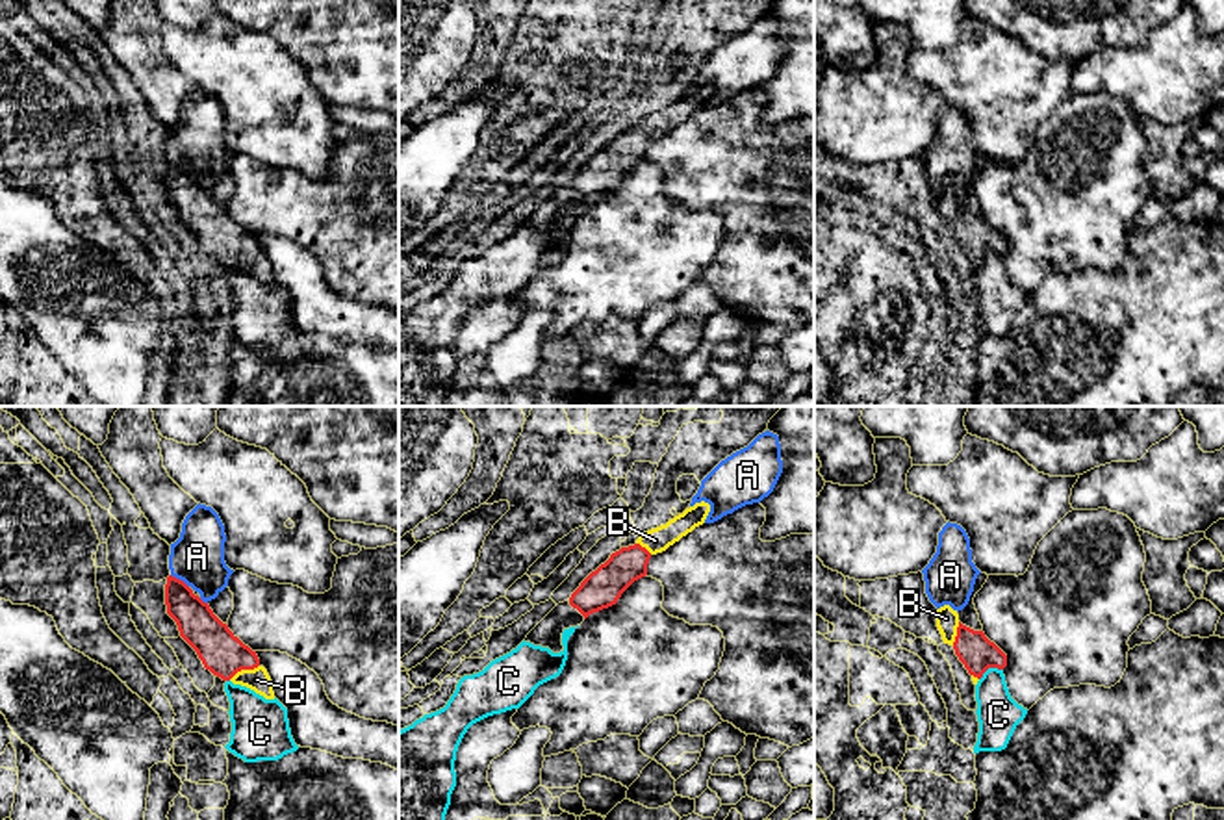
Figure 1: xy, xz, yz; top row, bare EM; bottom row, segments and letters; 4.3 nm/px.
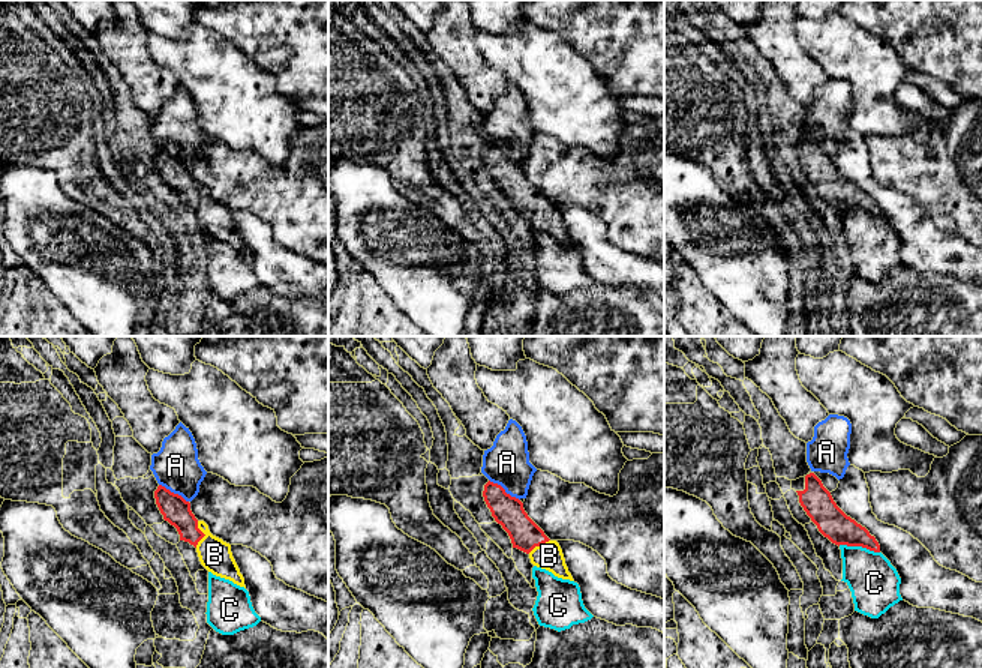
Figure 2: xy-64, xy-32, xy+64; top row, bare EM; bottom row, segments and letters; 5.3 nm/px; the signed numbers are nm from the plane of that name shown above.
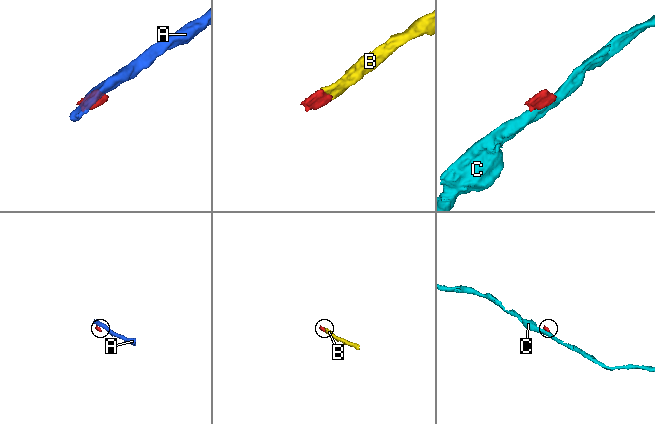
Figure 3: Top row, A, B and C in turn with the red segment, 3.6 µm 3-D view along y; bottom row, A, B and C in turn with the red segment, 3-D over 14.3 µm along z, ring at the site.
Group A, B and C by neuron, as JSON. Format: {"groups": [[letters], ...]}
{"groups": [["A"], ["B"], ["C"]]}

